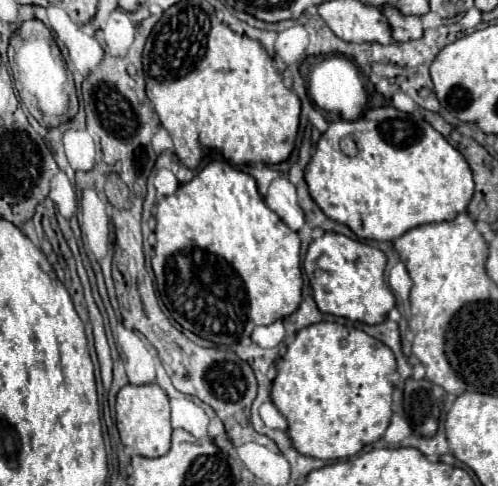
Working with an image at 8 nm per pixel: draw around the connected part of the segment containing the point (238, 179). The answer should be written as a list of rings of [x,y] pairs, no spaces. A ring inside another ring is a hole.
[[[211,161],[207,163],[189,183],[179,185],[179,189],[173,195],[167,195],[163,199],[159,199],[157,203],[157,211],[155,211],[155,255],[151,259],[151,267],[155,273],[155,281],[157,281],[157,289],[161,295],[161,301],[165,303],[165,307],[169,309],[171,317],[187,331],[193,331],[195,335],[209,339],[217,345],[233,345],[235,341],[239,341],[243,335],[251,335],[251,331],[257,325],[269,325],[277,319],[283,319],[287,315],[291,315],[293,311],[297,311],[299,303],[301,303],[301,287],[303,287],[303,279],[301,279],[301,243],[299,243],[299,235],[295,231],[291,231],[277,213],[273,213],[265,201],[261,199],[255,179],[235,167],[231,167],[227,161]]]

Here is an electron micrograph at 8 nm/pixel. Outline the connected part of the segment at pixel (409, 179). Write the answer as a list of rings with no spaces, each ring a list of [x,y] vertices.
[[[395,107],[369,109],[359,119],[329,123],[305,167],[305,183],[309,195],[329,219],[347,225],[359,239],[373,241],[395,241],[413,227],[449,221],[465,211],[473,197],[473,175],[463,155],[427,121],[405,115]]]

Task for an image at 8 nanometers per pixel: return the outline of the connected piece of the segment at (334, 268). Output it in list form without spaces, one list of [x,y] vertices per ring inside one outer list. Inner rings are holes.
[[[325,233],[315,239],[303,261],[319,311],[367,325],[383,323],[387,313],[395,307],[395,297],[385,285],[385,265],[387,257],[383,251],[339,233]]]

